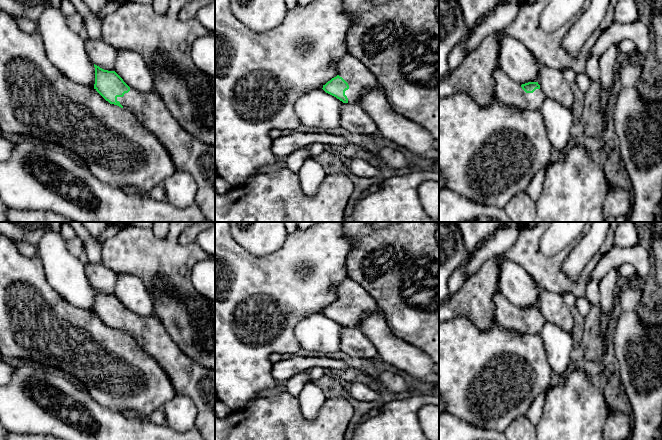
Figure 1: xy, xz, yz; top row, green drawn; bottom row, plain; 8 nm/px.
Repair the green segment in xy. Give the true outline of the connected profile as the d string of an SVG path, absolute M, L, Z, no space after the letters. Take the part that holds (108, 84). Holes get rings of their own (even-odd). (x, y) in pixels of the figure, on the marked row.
M95 64L94 67L94 89L110 104L124 108L135 115L167 149L176 169L192 175L197 185L195 203L209 222L215 222L215 146L198 141L182 128L155 91L137 91L129 87L115 71L104 70Z

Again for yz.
M500 67L493 73L496 98L504 105L511 105L521 110L540 110L546 96L538 82L518 84Z

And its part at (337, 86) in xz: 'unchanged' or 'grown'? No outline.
grown

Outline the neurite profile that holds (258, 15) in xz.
M230 0L230 7L234 16L255 32L279 26L288 12L284 0Z

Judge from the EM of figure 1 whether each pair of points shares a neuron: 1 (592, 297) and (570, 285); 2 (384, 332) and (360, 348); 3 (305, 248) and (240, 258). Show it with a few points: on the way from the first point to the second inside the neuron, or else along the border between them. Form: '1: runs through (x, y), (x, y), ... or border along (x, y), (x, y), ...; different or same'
1: border along (588, 283), (584, 295); different
2: border along (358, 327), (373, 344), (379, 356); different
3: runs through (289, 263), (256, 263); same

